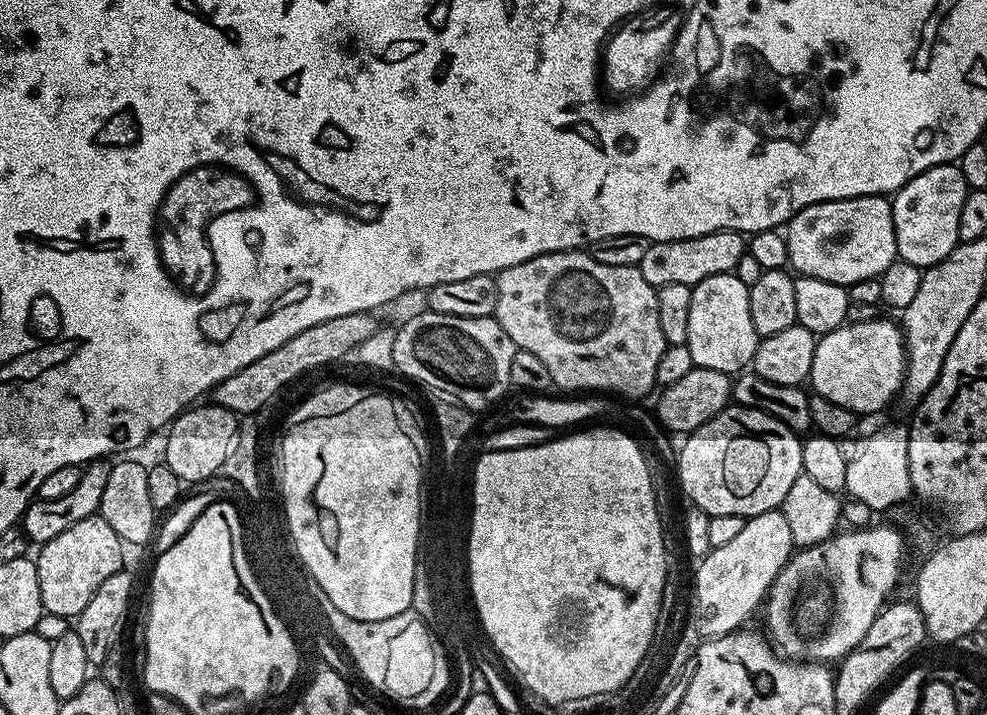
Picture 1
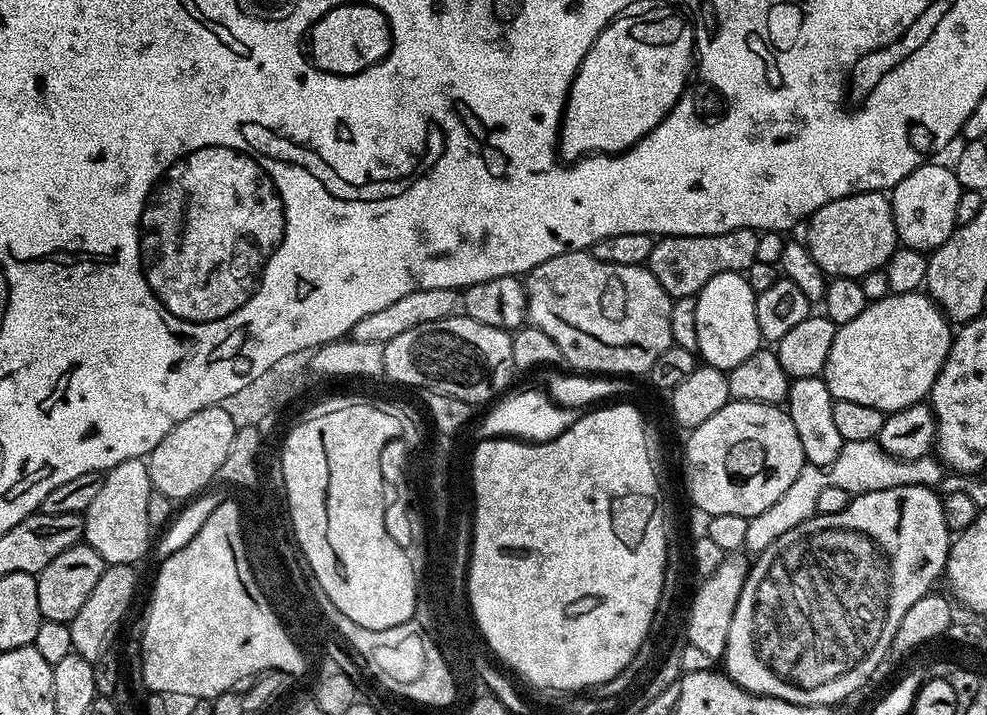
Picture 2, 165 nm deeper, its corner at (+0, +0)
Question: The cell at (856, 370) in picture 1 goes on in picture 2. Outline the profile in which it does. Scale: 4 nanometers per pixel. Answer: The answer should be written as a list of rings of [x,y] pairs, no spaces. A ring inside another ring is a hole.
[[[923,291],[898,294],[893,292],[881,300],[873,300],[853,321],[837,327],[834,346],[830,346],[830,358],[822,379],[833,400],[859,402],[861,406],[874,406],[879,412],[897,412],[919,404],[931,393],[934,382],[948,357],[954,335],[953,325],[940,311],[932,297]]]

